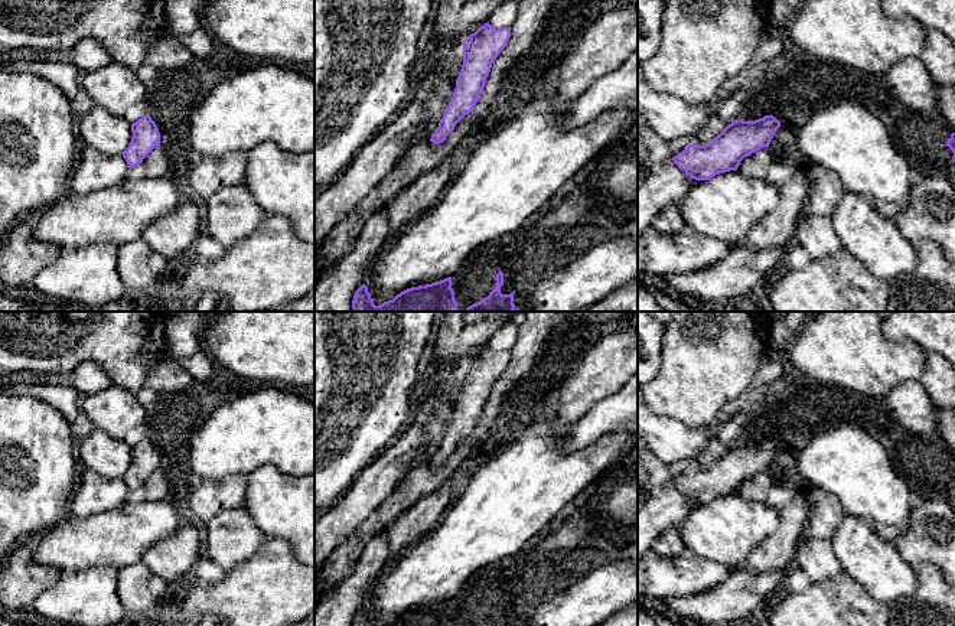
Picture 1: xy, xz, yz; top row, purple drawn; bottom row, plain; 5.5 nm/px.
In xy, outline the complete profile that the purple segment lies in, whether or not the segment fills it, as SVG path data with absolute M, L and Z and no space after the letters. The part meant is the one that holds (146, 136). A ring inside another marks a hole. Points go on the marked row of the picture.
M150 114L143 115L131 124L131 141L123 151L130 167L136 167L157 146L160 146L160 133Z

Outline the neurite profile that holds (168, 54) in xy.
M167 36L149 49L146 61L136 69L136 75L150 88L160 71L182 68L193 62L195 58L175 36Z

